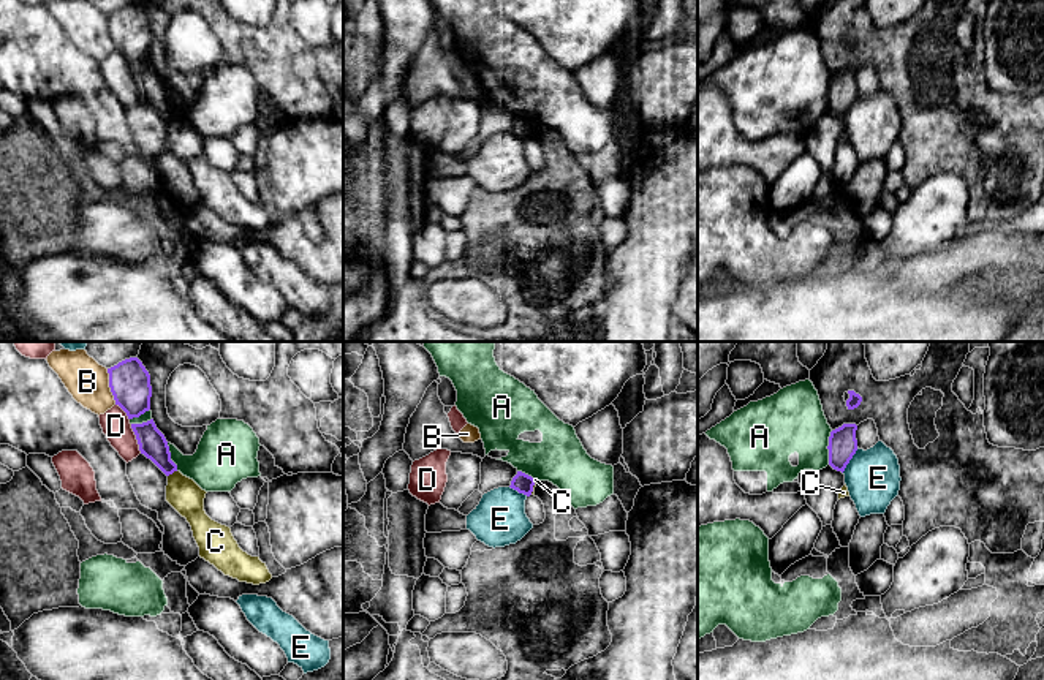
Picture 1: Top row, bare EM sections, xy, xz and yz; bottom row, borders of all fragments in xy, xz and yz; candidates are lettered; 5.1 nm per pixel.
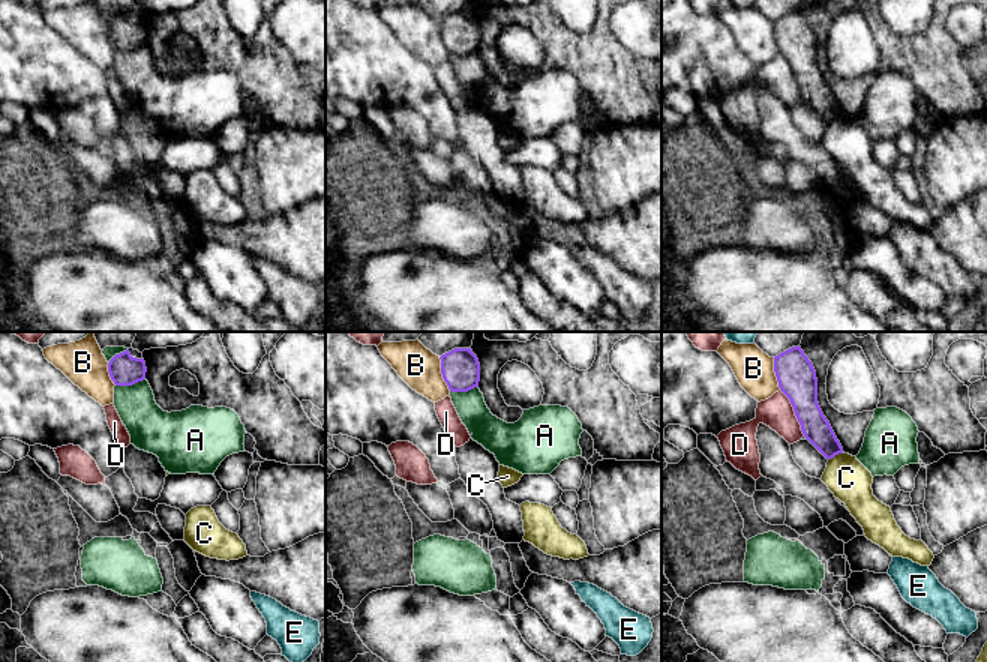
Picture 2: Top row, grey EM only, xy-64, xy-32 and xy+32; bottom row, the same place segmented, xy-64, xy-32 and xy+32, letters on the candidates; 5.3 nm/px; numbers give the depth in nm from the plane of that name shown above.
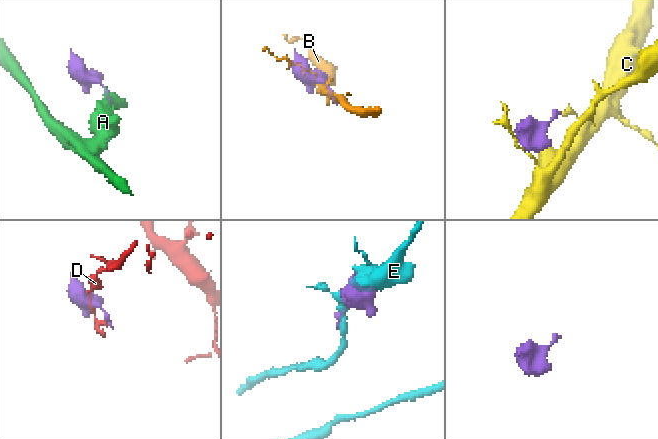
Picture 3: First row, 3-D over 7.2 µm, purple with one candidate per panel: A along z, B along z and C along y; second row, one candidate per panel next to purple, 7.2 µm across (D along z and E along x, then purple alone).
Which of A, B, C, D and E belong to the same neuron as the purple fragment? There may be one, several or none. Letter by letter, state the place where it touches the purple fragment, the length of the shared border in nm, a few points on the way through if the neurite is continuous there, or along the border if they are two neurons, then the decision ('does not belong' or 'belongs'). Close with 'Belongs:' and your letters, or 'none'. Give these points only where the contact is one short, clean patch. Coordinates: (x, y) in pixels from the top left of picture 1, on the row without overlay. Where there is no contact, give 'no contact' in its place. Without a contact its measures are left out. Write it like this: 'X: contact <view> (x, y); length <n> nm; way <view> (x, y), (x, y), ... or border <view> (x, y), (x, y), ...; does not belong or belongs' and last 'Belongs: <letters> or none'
A: contact yz (828, 94); length 180 nm; does not belong
B: contact xy (109, 32); length 190 nm; border xy (106, 15), (109, 37), (116, 49); does not belong
C: contact xy (171, 119); length 60 nm; border xy (176, 116), (168, 122); does not belong
D: contact xy (136, 84); length 160 nm; does not belong
E: contact yz (850, 105); length 150 nm; does not belong
Belongs: none

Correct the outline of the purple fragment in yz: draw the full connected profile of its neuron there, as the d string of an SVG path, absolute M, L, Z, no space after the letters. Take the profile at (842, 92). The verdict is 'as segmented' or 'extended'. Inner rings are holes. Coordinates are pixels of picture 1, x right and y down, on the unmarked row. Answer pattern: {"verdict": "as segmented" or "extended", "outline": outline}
{"verdict": "as segmented", "outline": "M843 70L830 77L829 82L829 111L837 117L845 117L846 111L857 96L856 70Z"}

